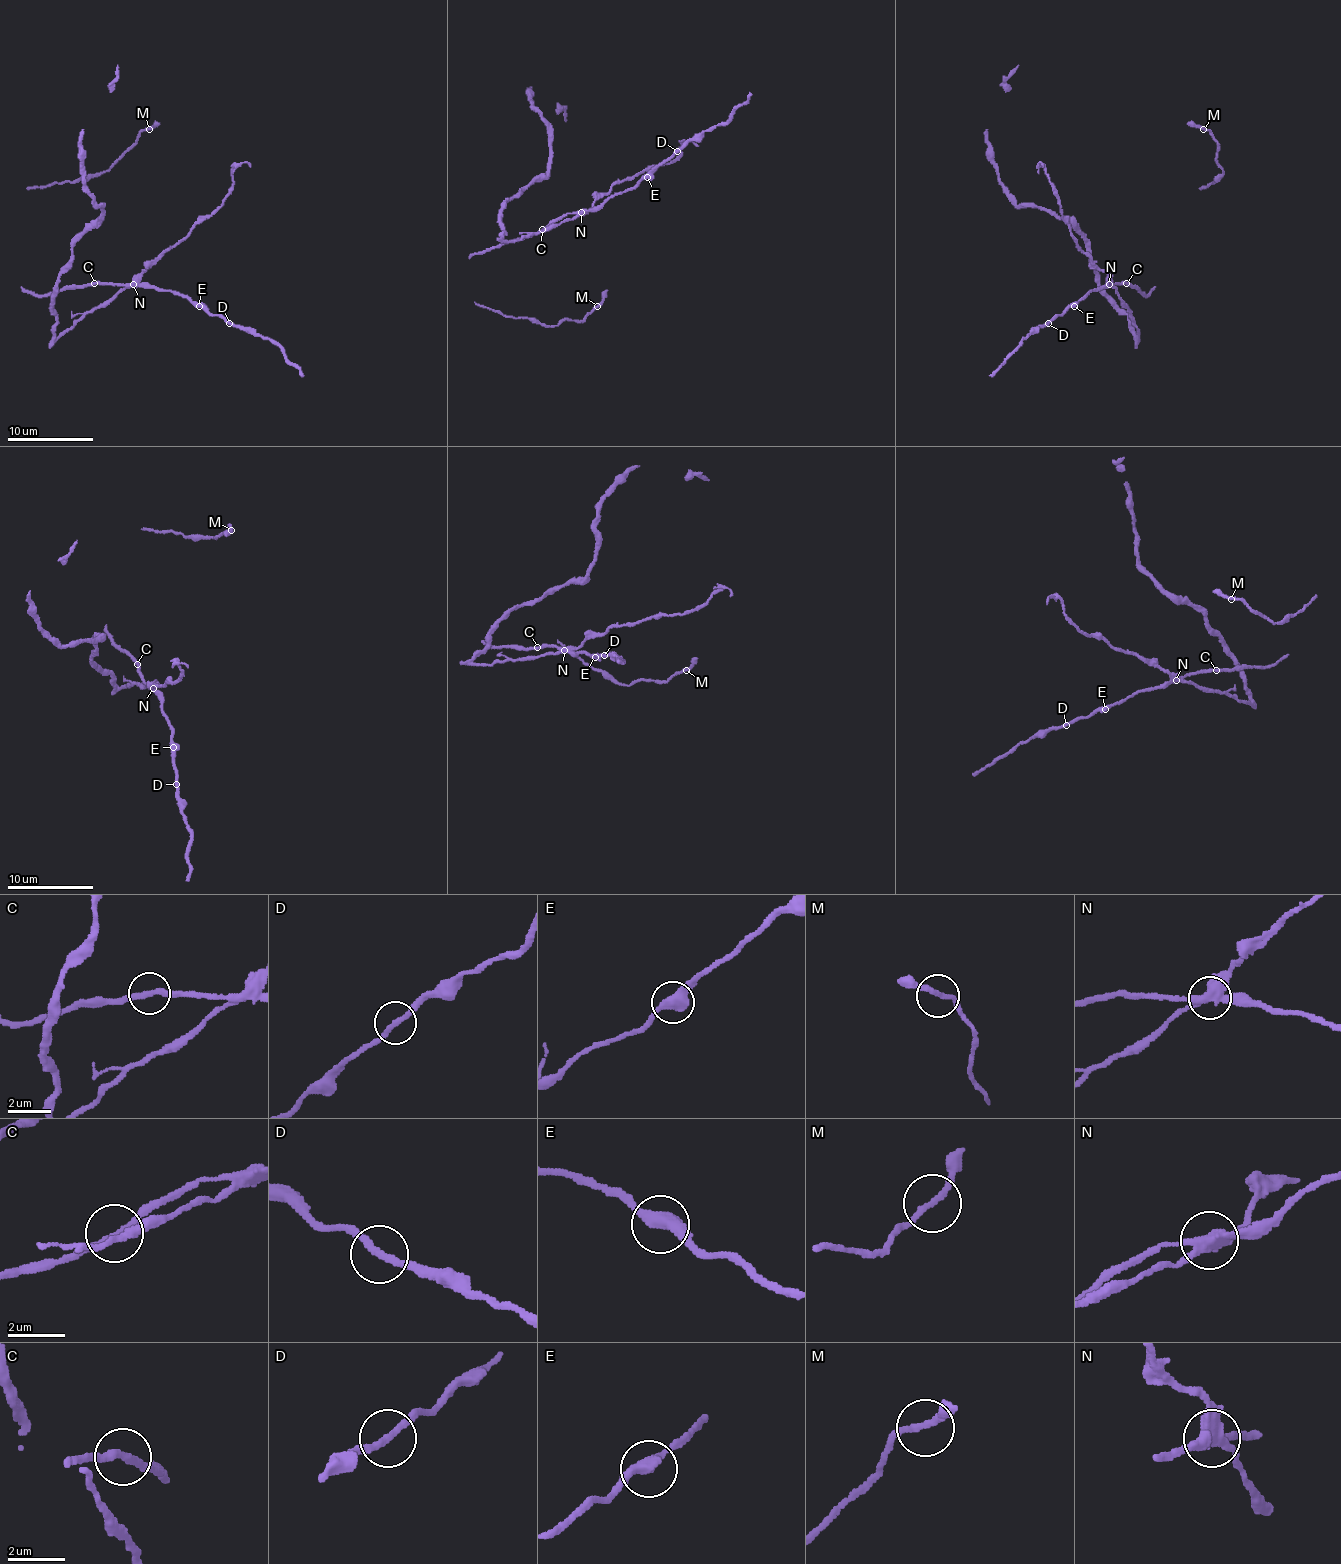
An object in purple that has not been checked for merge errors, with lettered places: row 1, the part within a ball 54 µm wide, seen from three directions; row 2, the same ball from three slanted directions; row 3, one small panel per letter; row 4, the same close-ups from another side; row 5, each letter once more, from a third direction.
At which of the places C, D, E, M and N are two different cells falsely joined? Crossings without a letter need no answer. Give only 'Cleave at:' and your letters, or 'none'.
Cleave at: D, N

